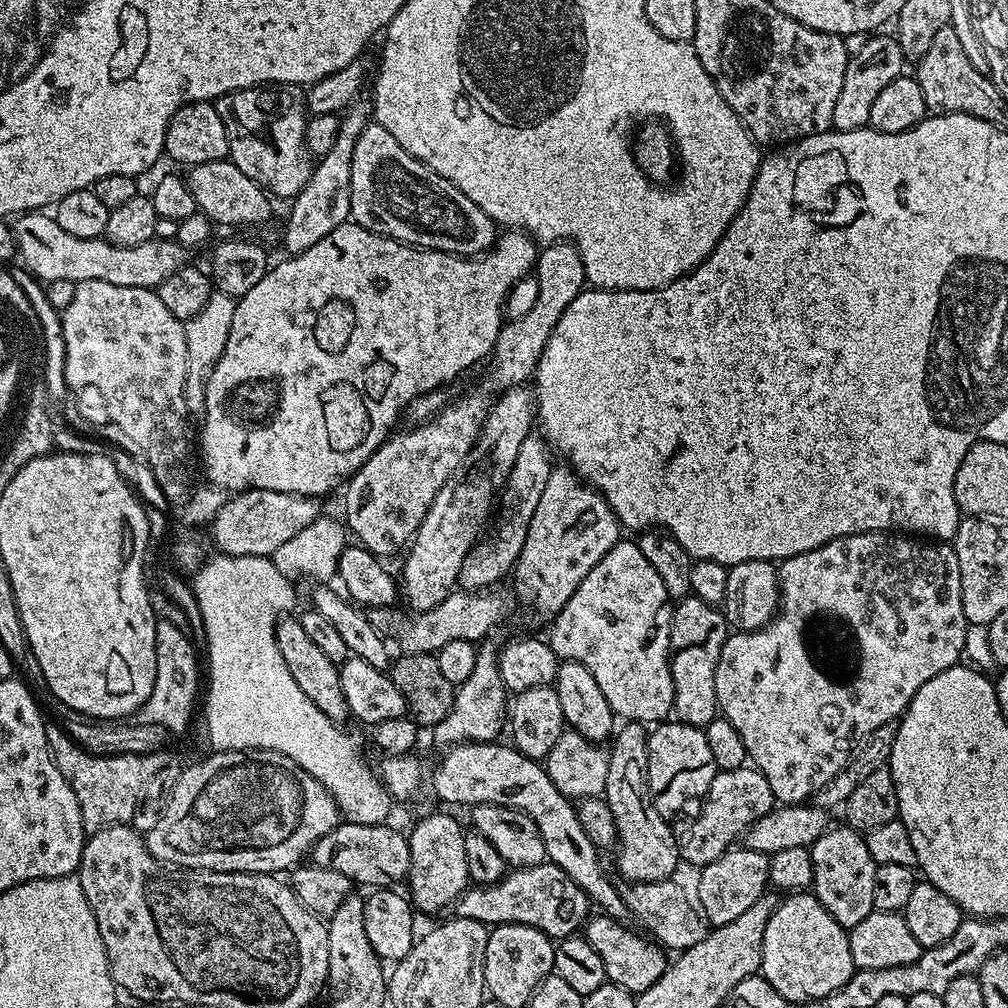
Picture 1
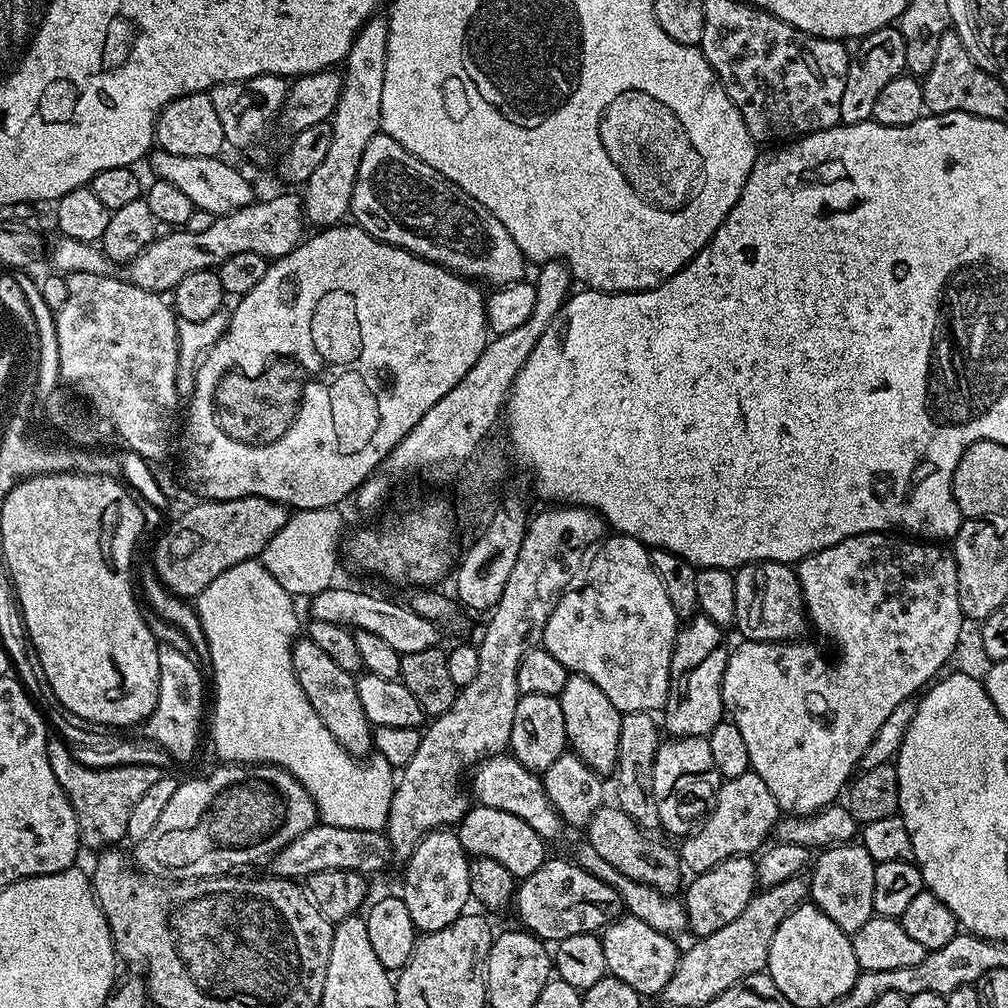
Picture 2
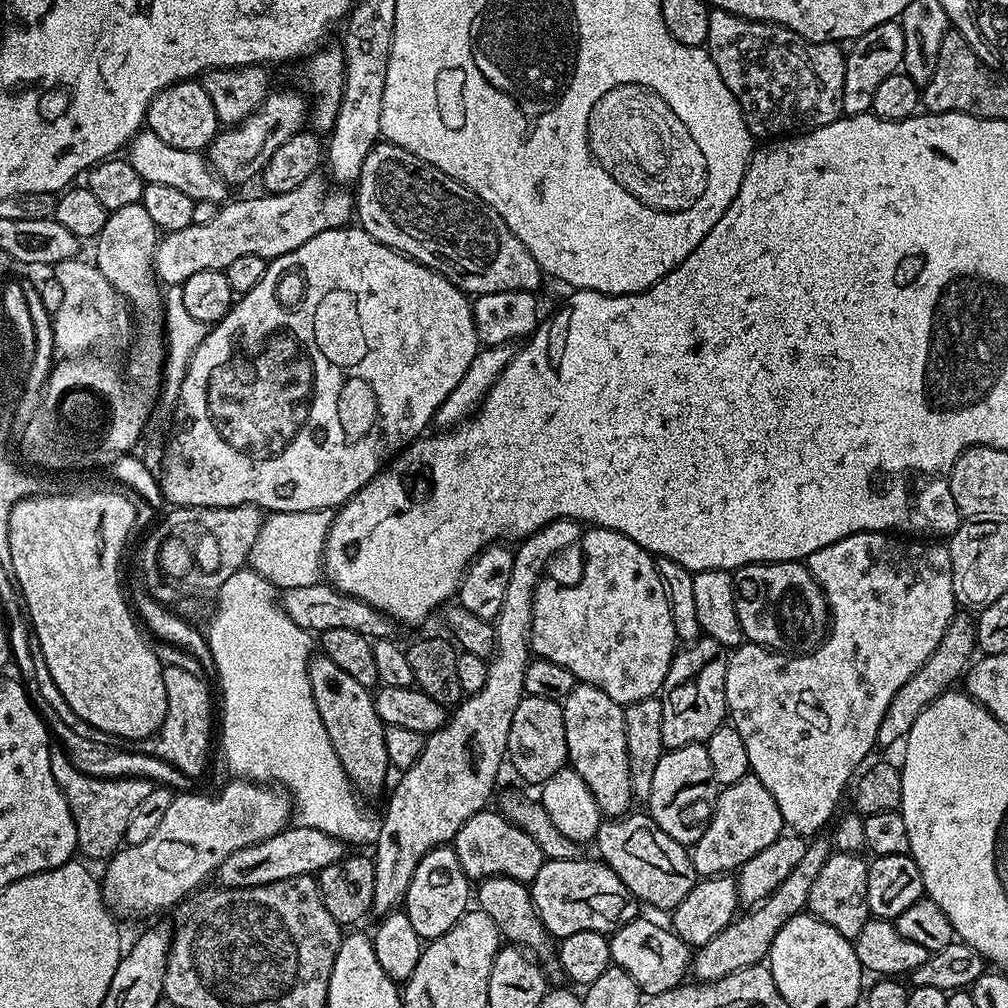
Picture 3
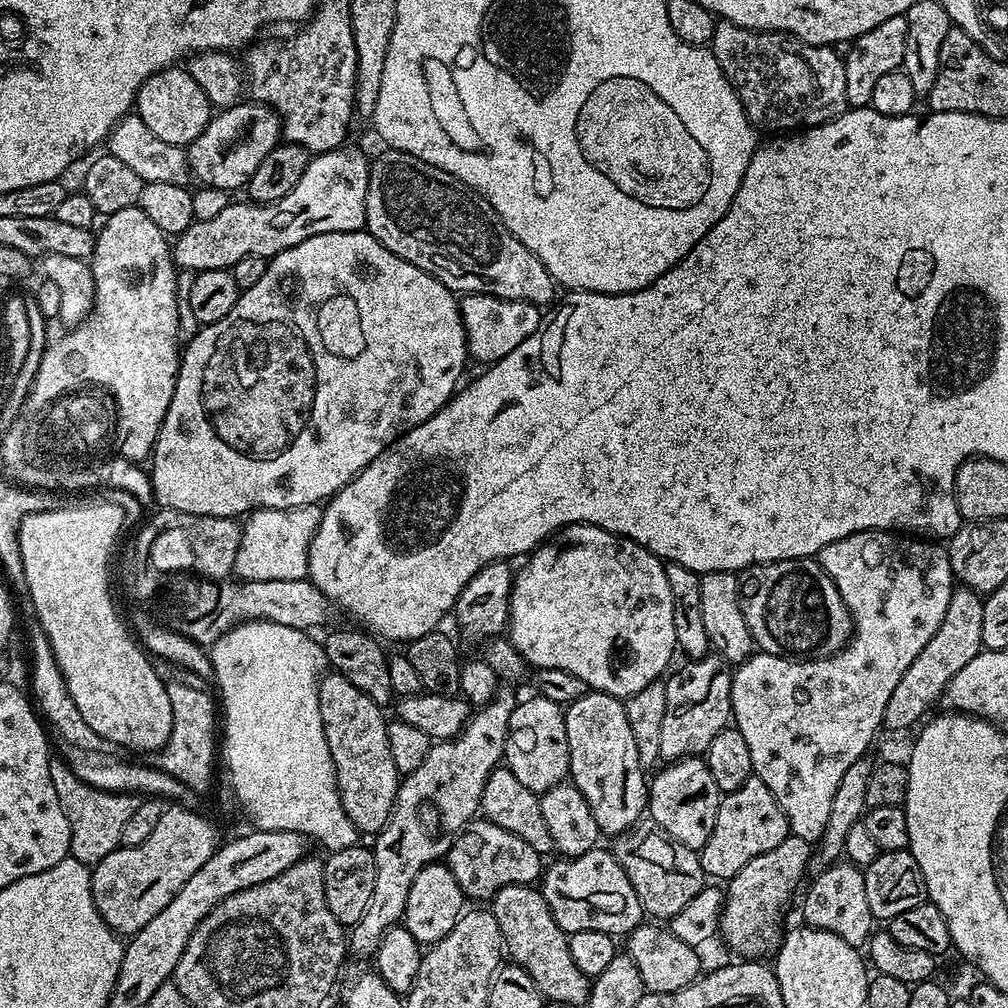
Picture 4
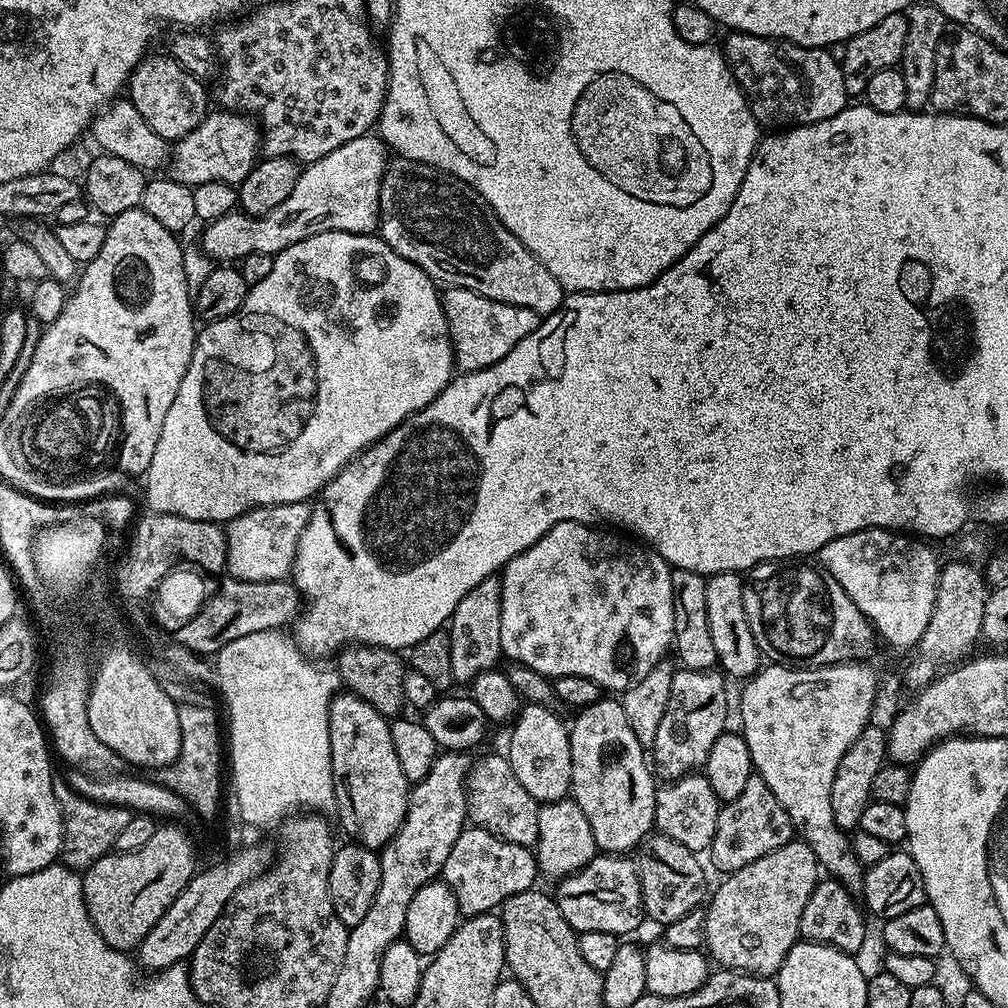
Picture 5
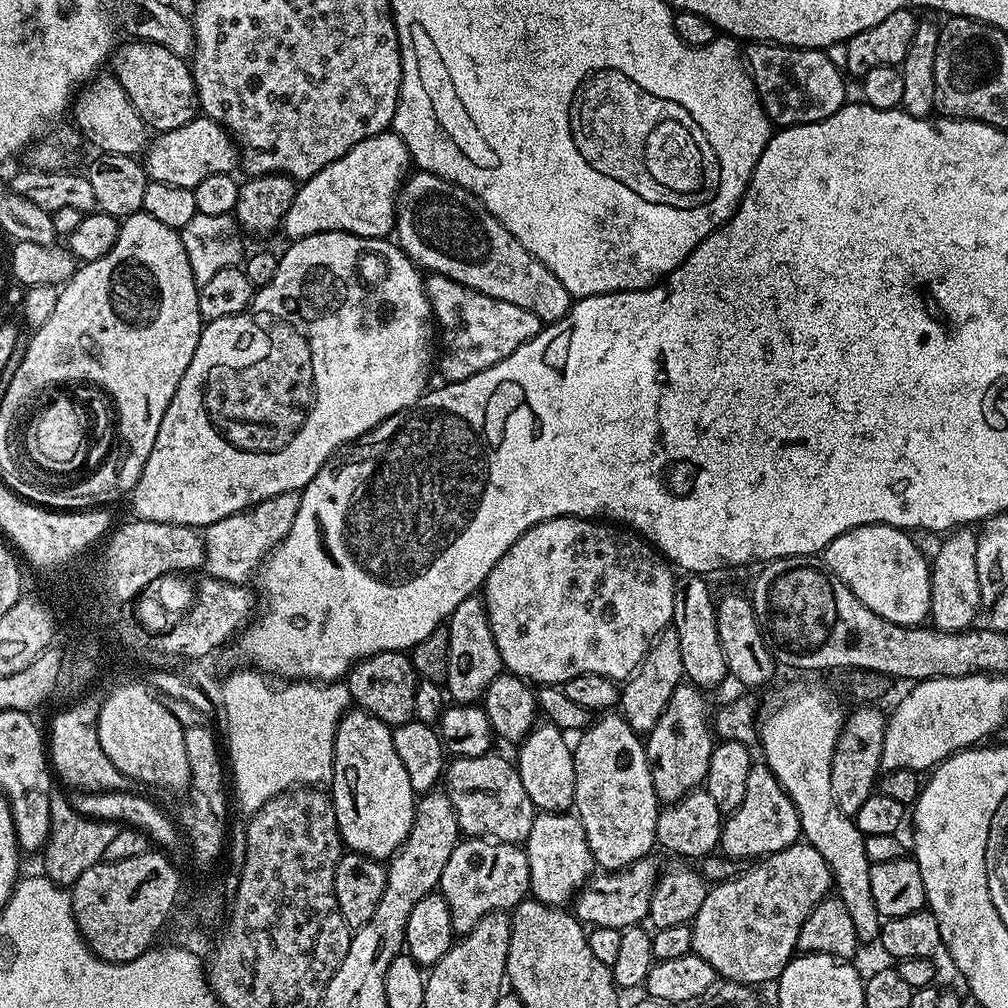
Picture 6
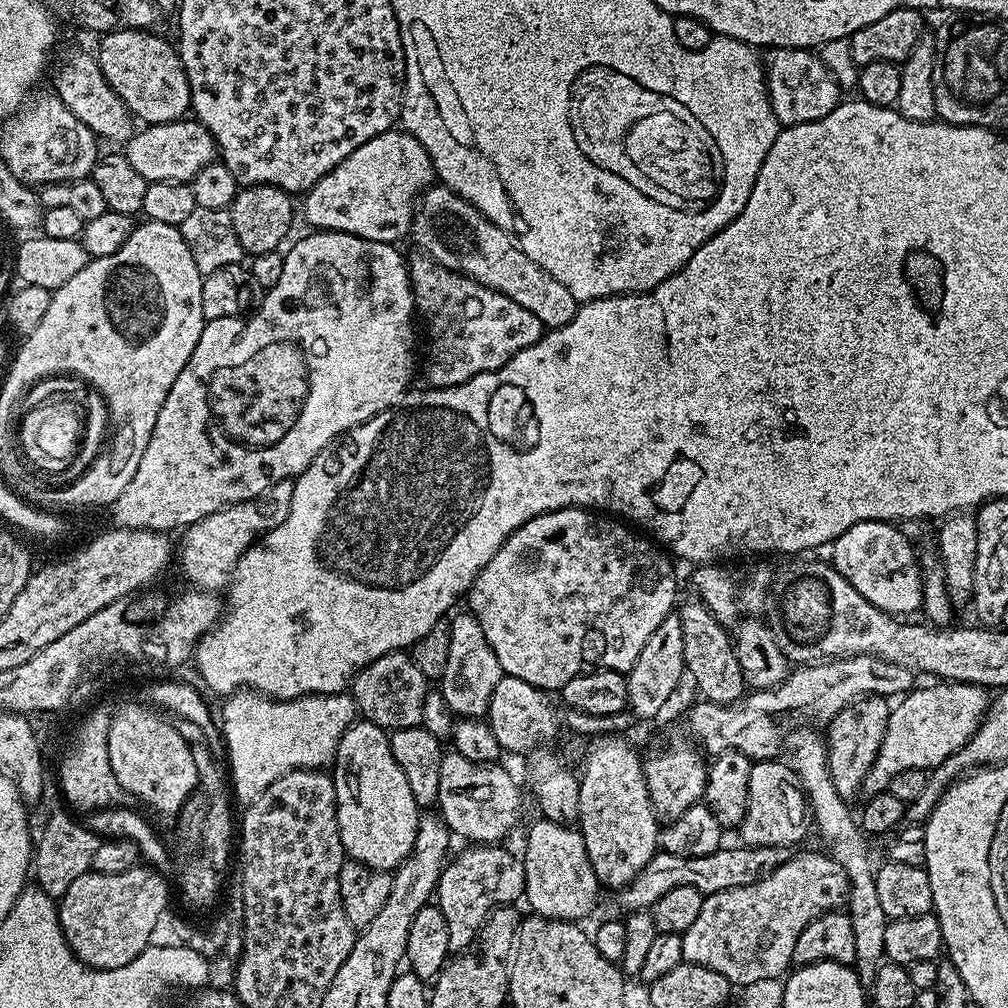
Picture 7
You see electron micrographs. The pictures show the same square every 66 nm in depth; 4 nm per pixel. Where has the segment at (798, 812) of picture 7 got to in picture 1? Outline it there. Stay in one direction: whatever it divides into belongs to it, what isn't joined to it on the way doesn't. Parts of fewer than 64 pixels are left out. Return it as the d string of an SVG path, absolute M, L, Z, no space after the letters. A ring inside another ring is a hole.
M745 766L717 771L714 782L710 782L708 793L702 797L700 813L696 821L679 837L680 859L686 865L693 864L696 870L705 868L710 862L722 858L722 854L743 837L758 818L762 818L774 807L770 782L754 766Z

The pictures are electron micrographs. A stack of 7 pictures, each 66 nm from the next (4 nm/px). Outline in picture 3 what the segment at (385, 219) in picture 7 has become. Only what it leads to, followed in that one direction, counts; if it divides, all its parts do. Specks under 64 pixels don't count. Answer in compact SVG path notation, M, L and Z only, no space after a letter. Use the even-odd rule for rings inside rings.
M317 174L286 194L259 194L249 200L232 198L217 207L210 222L198 222L186 226L186 230L161 235L154 261L157 281L164 286L179 286L202 270L227 270L230 262L242 258L242 254L254 254L271 262L282 254L290 254L290 250L298 250L314 234L345 227L354 216L353 193L344 186L328 188L327 183L323 175Z

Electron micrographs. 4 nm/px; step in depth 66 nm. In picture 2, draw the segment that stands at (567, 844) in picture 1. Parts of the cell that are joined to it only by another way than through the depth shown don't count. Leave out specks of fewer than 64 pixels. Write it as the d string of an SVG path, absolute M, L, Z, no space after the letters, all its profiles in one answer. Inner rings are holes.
M497 754L481 760L471 773L470 792L476 804L485 804L494 810L506 810L522 818L522 822L526 822L526 826L534 826L534 830L546 842L558 839L566 831L564 819L556 813L546 794L543 779L537 773L526 770L526 766L522 766L522 762L510 754Z

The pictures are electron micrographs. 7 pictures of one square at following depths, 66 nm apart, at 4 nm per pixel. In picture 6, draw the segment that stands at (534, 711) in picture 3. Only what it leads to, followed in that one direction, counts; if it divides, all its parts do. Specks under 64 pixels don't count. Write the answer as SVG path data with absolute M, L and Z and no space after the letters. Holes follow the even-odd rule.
M540 722L519 741L520 753L514 756L522 786L530 794L530 802L542 812L567 812L575 805L573 745L569 737L549 722Z

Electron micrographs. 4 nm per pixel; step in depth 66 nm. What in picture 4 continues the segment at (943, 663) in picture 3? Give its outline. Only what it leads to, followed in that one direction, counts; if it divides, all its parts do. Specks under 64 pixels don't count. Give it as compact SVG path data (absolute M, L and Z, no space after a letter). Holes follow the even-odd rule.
M963 586L953 591L950 606L946 606L946 614L942 618L942 626L938 626L938 630L934 630L934 638L930 638L930 642L922 646L922 654L918 654L918 658L910 662L906 674L902 674L898 686L894 686L894 694L890 694L890 702L886 702L883 722L885 729L889 728L892 732L904 732L912 727L915 729L933 711L932 703L943 697L954 674L958 674L958 670L962 670L962 666L966 666L966 662L970 662L970 658L977 656L984 648L983 613L984 600L981 593L973 592L971 588Z

